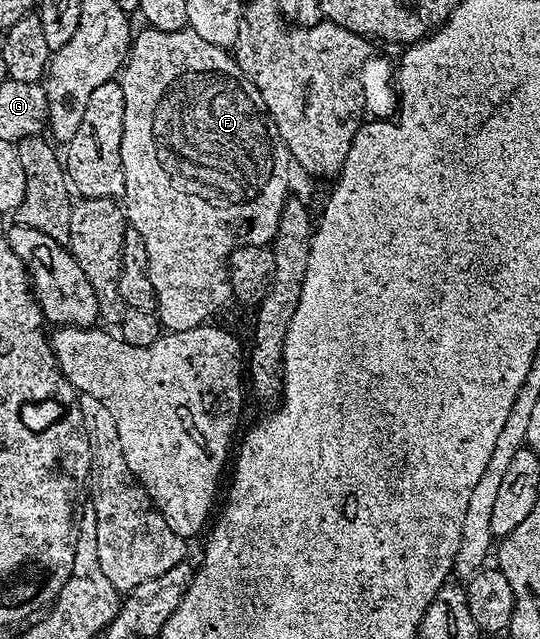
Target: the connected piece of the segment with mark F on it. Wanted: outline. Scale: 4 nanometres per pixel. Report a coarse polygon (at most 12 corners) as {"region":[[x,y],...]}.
{"region":[[226,48],[121,69],[127,223],[159,323],[206,325],[293,161]]}

